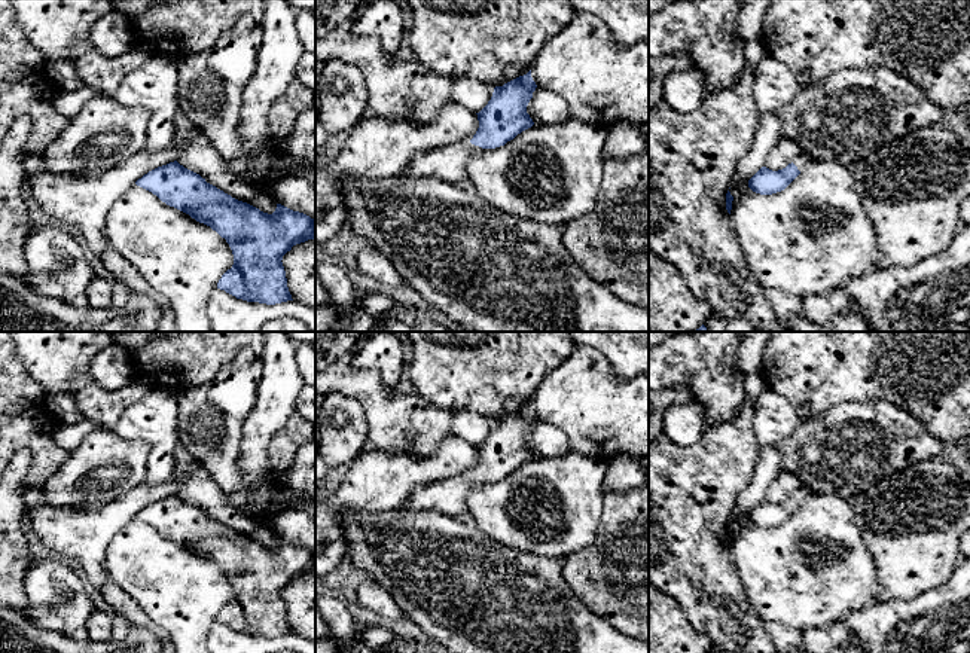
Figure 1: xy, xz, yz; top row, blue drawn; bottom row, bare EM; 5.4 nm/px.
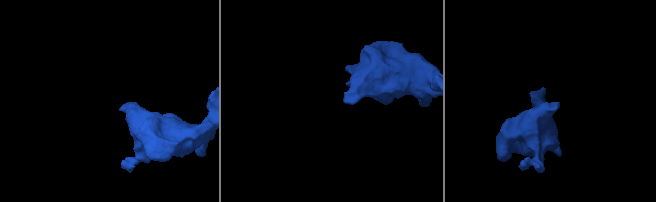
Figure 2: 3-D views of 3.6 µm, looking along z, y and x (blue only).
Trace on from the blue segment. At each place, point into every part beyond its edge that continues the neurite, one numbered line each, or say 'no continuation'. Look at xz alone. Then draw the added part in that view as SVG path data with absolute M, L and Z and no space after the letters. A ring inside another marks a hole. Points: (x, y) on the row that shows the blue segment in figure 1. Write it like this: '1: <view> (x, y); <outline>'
1: xz (448, 162); M458 141L412 155L405 174L440 178L451 184L467 184L467 164L481 147L470 141Z

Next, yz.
1: yz (801, 161); M802 153L793 161L793 164L797 167L799 171L802 171L809 161L811 158Z

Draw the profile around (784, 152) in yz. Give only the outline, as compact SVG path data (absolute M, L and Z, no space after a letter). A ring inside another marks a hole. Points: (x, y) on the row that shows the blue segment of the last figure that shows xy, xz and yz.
M784 137L772 147L765 159L765 167L778 171L791 164L799 155L802 155L799 146Z

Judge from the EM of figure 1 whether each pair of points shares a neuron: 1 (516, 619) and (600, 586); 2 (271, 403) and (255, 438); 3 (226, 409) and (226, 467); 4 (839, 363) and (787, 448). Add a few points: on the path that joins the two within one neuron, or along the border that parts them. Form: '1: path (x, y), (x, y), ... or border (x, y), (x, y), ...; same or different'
1: border (563, 563), (563, 579), (566, 583), (601, 619); different
2: path (270, 412), (259, 429); same
3: path (226, 424), (226, 452); same
4: border (820, 412), (802, 421); different

